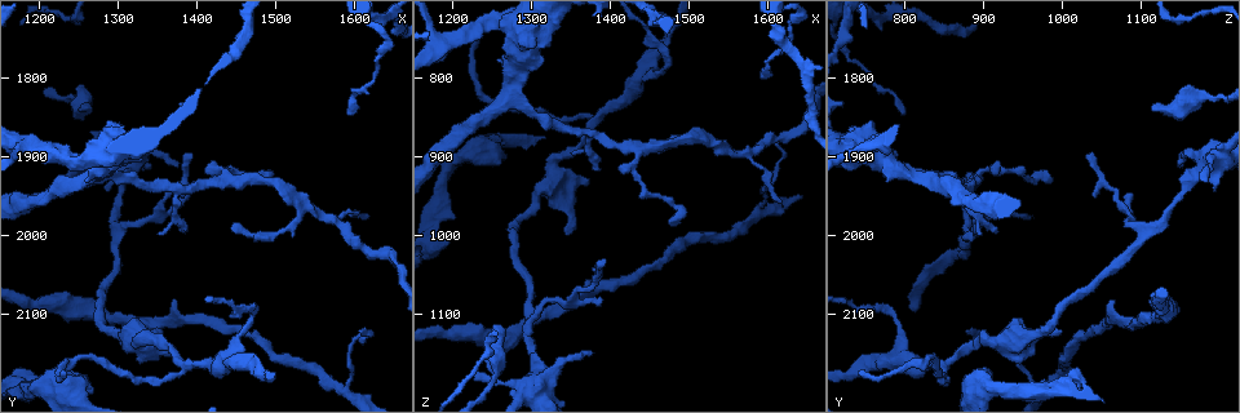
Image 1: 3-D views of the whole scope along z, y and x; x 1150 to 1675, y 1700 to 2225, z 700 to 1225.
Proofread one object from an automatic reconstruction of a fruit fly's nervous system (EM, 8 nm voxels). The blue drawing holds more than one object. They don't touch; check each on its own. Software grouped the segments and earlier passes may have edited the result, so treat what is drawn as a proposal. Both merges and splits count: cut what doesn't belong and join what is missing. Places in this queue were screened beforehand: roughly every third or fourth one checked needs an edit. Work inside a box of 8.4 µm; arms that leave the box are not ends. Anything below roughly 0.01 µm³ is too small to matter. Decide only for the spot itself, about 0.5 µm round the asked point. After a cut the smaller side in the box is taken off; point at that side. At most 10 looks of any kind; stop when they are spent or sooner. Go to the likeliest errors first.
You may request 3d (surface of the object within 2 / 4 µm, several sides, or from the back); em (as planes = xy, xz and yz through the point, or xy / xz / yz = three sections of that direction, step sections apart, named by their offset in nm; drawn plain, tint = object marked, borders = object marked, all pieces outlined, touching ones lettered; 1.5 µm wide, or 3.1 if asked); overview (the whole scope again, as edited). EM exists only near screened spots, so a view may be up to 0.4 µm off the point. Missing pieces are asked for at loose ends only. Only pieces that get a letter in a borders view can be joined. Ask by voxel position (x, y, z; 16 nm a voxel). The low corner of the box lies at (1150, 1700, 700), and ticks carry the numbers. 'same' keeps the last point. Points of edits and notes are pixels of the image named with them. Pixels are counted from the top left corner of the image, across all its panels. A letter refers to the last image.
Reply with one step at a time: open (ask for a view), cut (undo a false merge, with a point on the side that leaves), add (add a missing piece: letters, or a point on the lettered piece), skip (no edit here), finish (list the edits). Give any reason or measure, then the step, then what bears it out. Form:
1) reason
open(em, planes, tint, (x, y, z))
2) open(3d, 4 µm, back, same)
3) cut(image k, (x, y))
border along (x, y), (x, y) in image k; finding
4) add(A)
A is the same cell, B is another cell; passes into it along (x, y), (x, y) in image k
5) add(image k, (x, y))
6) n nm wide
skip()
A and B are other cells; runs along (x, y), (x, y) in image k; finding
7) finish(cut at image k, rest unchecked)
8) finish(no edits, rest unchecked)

abrupt turn
open(3d, 4 µm, (1280, 1900, 1190))

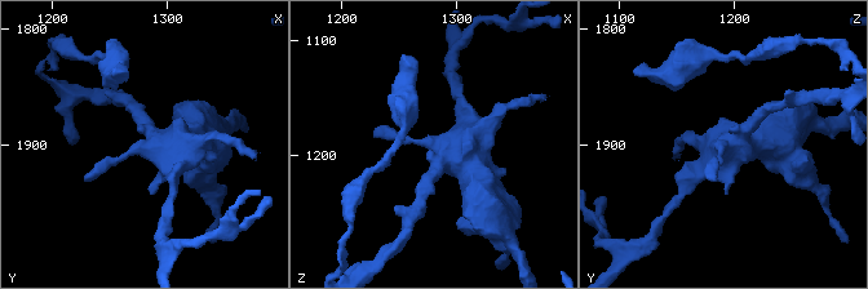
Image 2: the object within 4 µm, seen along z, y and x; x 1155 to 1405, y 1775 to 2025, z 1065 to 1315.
shape alone is not enough
open(em, planes, plain, (1280, 1904, 1188))

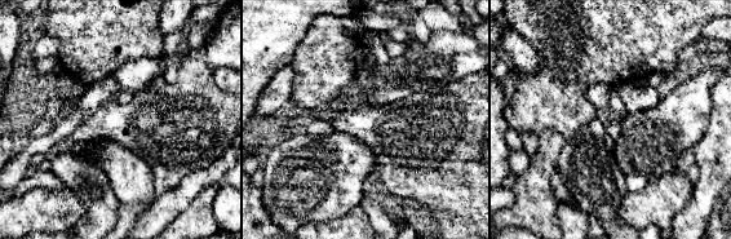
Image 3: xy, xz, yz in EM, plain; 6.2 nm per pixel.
open(em, planes, borders, same)

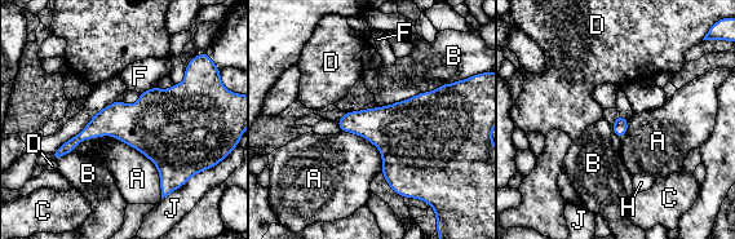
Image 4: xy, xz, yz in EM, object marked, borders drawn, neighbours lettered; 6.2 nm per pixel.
320 nm wide
skip()
A, B, C, D, F, H and J are other cells; border along (452, 82), (388, 105), (345, 113) in image 4; all the same cell

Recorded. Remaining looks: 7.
sharp bend
open(em, xy, step 4, tint, (1475, 2095, 780))

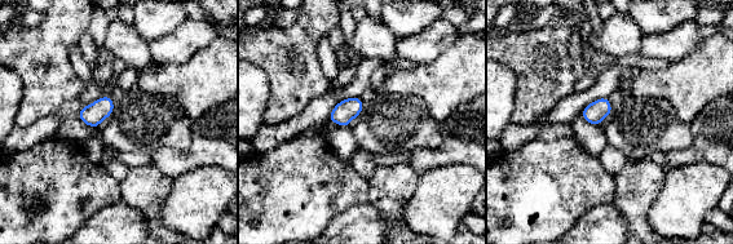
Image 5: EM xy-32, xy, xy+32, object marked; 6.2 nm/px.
cut it another way
open(em, yz, step 4, borders, same)

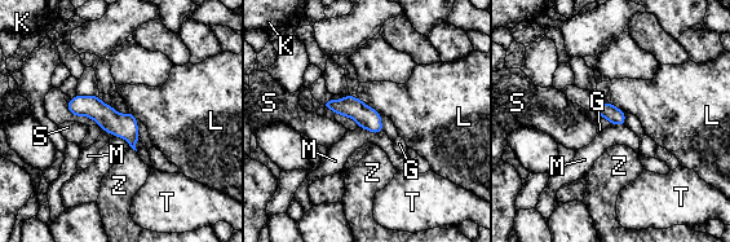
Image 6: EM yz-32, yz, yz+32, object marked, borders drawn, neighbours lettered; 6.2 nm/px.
110 nm wide
skip()
G, K, L, M, S, T and Z are other cells; border along (358, 127), (371, 132), (383, 132) in image 6; all the same cell

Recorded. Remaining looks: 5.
open(em, planes, borders, (1370, 1935, 870))

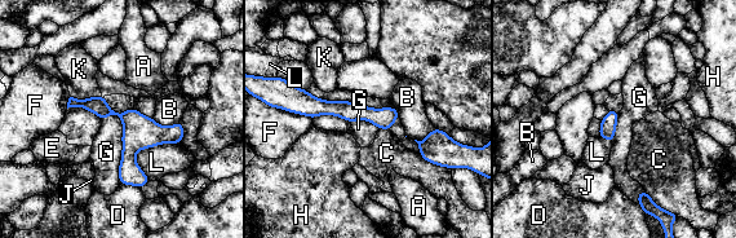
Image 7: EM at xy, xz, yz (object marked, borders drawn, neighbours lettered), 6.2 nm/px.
skip()
A, B, C, D, E, F, G, H, J, K and L are other cells; border along (109, 114), (122, 122), (120, 184) in image 7; all the same cell

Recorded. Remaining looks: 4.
long arm stops here
open(3d, 2 µm, (1235, 2175, 740))

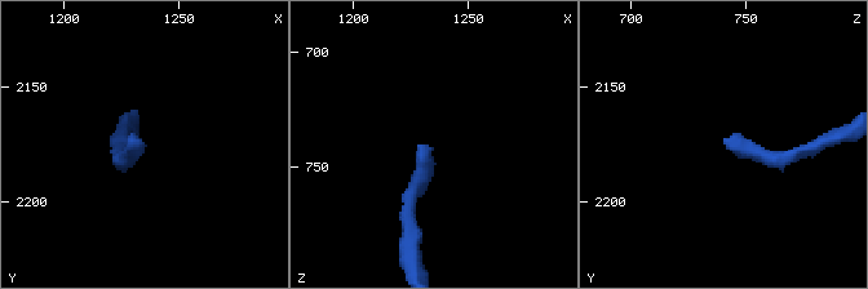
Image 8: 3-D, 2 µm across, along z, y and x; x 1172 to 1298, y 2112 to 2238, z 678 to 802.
shape alone is not enough
open(em, planes, borders, (1233, 2173, 740))

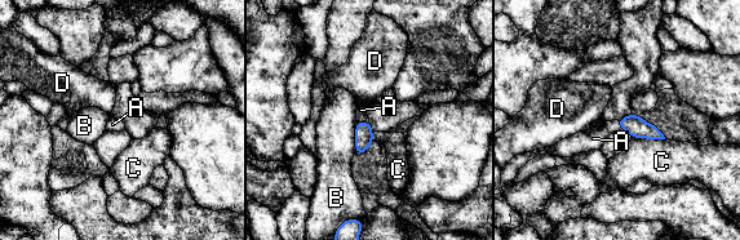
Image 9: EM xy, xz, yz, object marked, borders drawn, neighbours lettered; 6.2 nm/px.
C touches over 220 nm
add(A)
A is the same cell, B, C and D are other cells; passes into it along (363, 130), (363, 121), (360, 110) in image 9; it goes on there

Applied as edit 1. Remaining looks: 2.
finish(add at image 9, rest unchecked)

